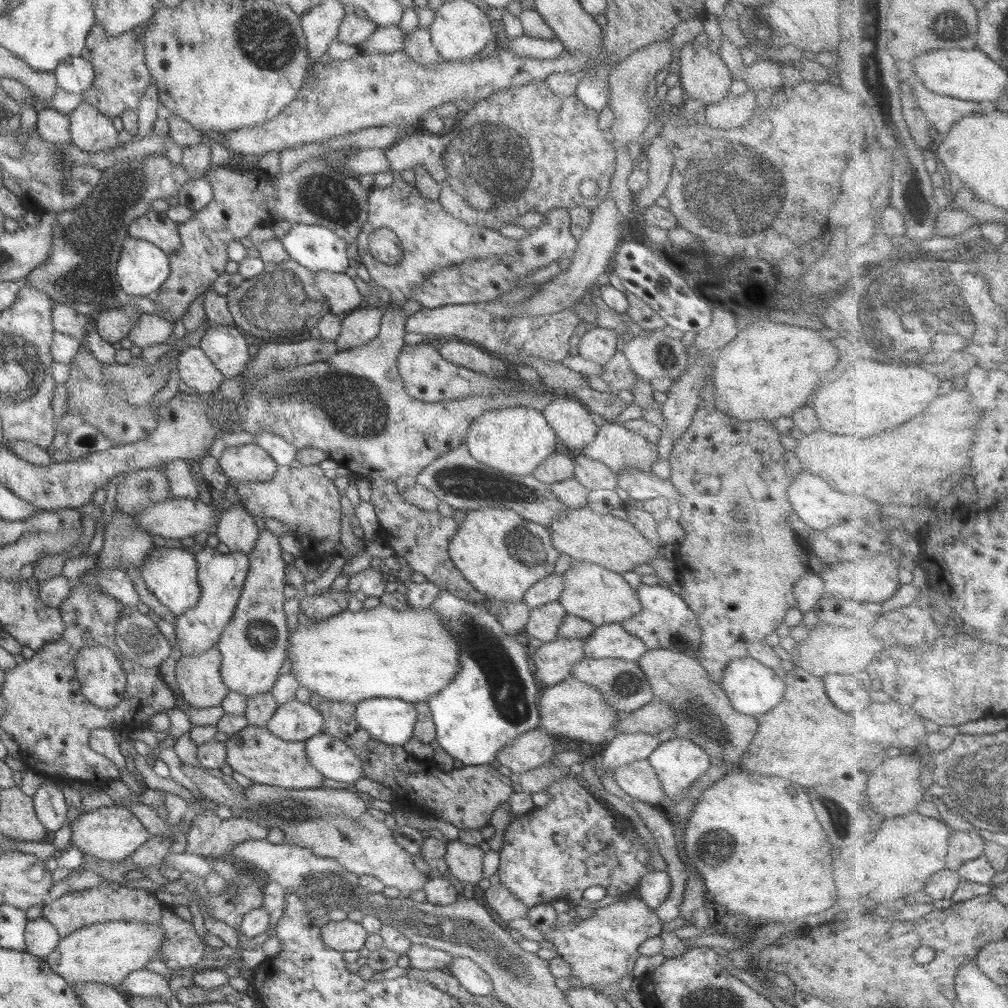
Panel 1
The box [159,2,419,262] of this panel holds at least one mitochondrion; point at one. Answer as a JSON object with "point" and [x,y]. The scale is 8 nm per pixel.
{"point":[266,38]}

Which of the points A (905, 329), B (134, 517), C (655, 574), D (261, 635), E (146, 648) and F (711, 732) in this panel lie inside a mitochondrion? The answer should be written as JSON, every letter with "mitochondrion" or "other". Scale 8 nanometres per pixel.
{"A":"mitochondrion","B":"other","C":"other","D":"mitochondrion","E":"mitochondrion","F":"mitochondrion"}

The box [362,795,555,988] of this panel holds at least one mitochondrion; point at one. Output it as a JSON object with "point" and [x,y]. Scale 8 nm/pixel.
{"point":[515,968]}

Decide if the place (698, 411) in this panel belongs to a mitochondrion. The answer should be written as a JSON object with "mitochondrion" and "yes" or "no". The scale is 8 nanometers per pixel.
{"mitochondrion":"no"}

